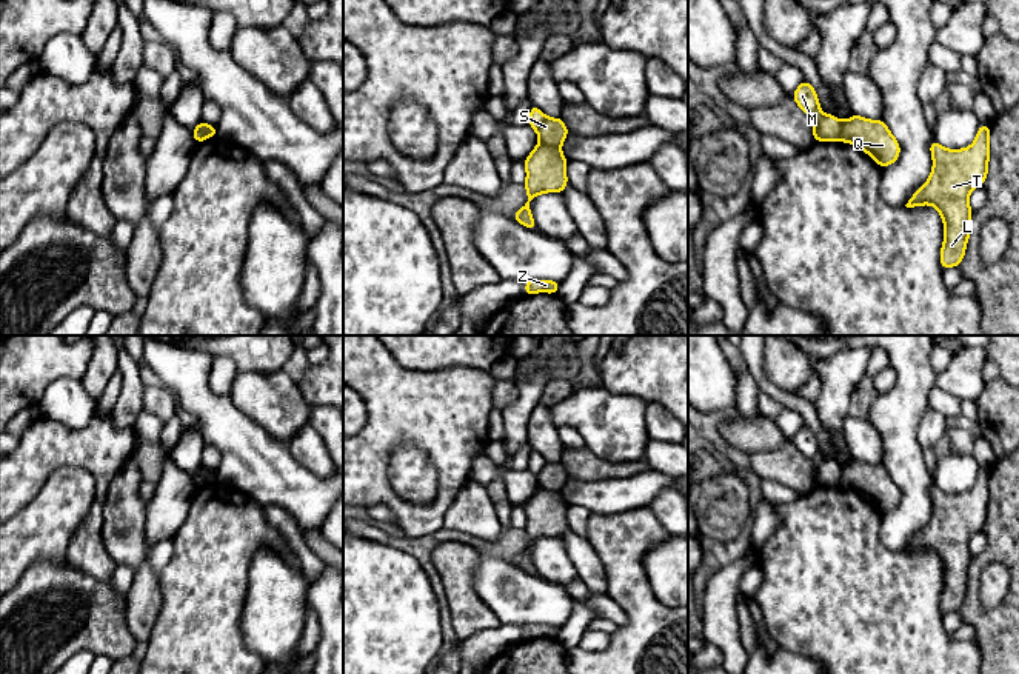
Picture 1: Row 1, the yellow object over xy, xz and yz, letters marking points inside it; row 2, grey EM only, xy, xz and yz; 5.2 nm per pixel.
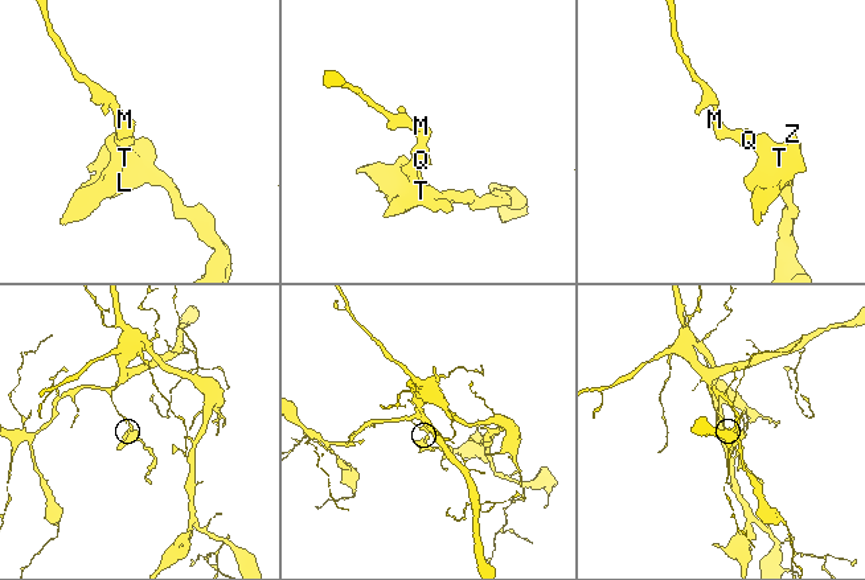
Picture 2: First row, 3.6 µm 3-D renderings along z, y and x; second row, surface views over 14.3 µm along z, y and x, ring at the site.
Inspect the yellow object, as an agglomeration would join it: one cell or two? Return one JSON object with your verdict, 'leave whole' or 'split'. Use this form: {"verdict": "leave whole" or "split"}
{"verdict": "split"}

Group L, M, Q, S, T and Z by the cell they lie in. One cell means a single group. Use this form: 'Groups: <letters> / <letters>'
Groups: L Q T Z / M S

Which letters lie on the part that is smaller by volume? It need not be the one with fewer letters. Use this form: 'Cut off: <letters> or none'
Cut off: L, Q, T, Z

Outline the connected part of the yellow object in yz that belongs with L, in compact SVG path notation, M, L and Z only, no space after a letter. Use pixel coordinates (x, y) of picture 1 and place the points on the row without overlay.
M981 469L976 485L965 494L945 494L933 485L930 488L933 516L905 549L907 552L933 549L942 560L945 580L940 592L942 614L959 611L965 600L973 560L968 540L987 523L990 472Z

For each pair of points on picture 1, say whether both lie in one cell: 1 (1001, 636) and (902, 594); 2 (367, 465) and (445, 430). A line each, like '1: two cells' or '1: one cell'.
1: two cells
2: one cell

